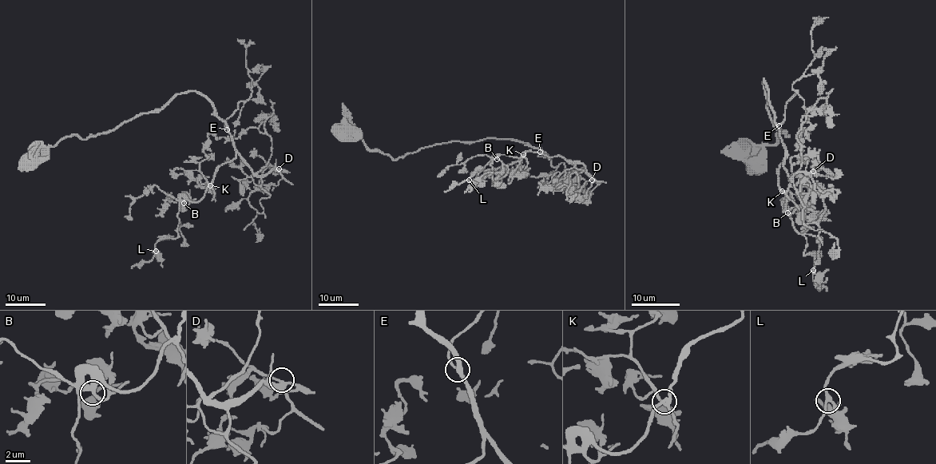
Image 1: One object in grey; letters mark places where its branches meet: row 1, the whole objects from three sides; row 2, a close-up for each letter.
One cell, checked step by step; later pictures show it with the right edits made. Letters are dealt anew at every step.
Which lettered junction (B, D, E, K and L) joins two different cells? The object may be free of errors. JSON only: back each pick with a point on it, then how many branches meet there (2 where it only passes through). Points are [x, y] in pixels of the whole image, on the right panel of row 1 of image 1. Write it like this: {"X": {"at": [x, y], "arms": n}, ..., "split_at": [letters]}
{"split_at": []}

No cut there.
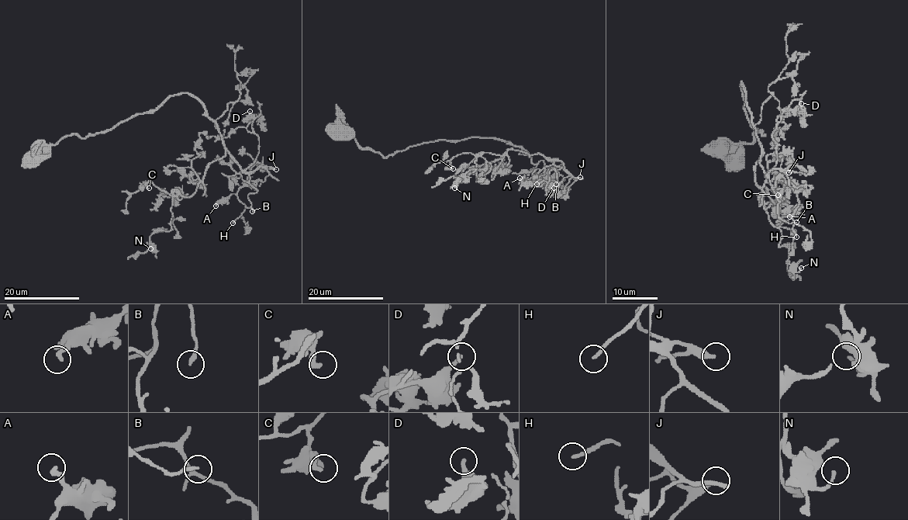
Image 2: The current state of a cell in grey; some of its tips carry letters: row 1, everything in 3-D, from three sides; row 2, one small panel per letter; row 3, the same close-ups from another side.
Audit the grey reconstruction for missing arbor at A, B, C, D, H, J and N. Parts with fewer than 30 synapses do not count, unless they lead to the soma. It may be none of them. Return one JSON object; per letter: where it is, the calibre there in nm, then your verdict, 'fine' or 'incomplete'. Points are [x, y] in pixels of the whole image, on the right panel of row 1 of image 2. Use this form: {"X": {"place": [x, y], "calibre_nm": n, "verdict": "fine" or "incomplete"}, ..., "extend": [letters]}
{"A": {"place": [789, 216], "calibre_nm": 240, "verdict": "fine"}, "B": {"place": [796, 222], "calibre_nm": 170, "verdict": "incomplete"}, "C": {"place": [778, 195], "calibre_nm": 180, "verdict": "fine"}, "D": {"place": [801, 103], "calibre_nm": 190, "verdict": "fine"}, "H": {"place": [796, 237], "calibre_nm": 150, "verdict": "incomplete"}, "J": {"place": [788, 172], "calibre_nm": 340, "verdict": "incomplete"}, "N": {"place": [801, 268], "calibre_nm": 140, "verdict": "fine"}, "extend": ["B", "H", "J"]}

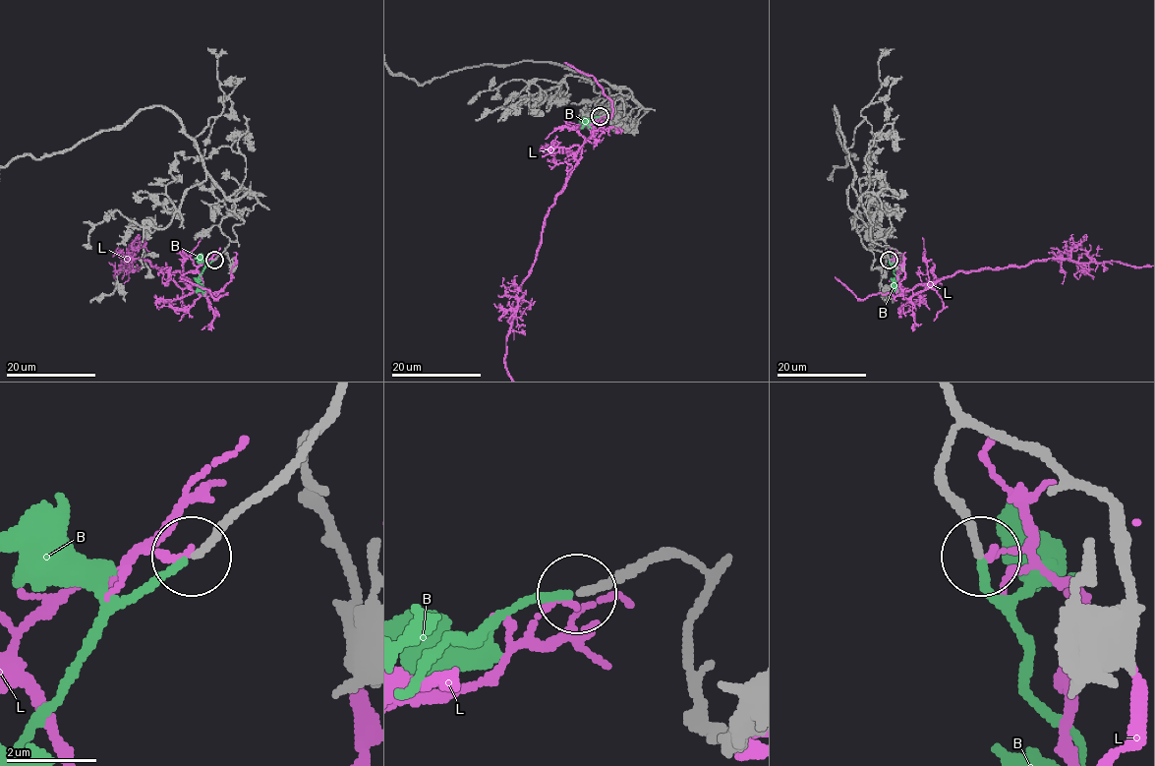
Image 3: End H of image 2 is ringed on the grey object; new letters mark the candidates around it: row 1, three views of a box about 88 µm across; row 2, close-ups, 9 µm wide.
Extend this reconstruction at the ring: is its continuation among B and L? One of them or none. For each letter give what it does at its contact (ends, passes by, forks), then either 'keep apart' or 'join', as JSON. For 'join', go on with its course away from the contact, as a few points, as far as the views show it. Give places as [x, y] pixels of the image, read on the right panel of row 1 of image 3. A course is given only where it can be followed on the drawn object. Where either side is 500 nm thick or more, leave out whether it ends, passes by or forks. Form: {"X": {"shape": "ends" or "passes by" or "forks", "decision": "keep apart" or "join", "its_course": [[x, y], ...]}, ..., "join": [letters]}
{"B": {"shape": "ends", "decision": "join", "its_course": [[889, 260], [898, 279], [897, 292], [901, 296]]}, "L": {"shape": "ends", "decision": "keep apart"}, "join": ["B"]}

